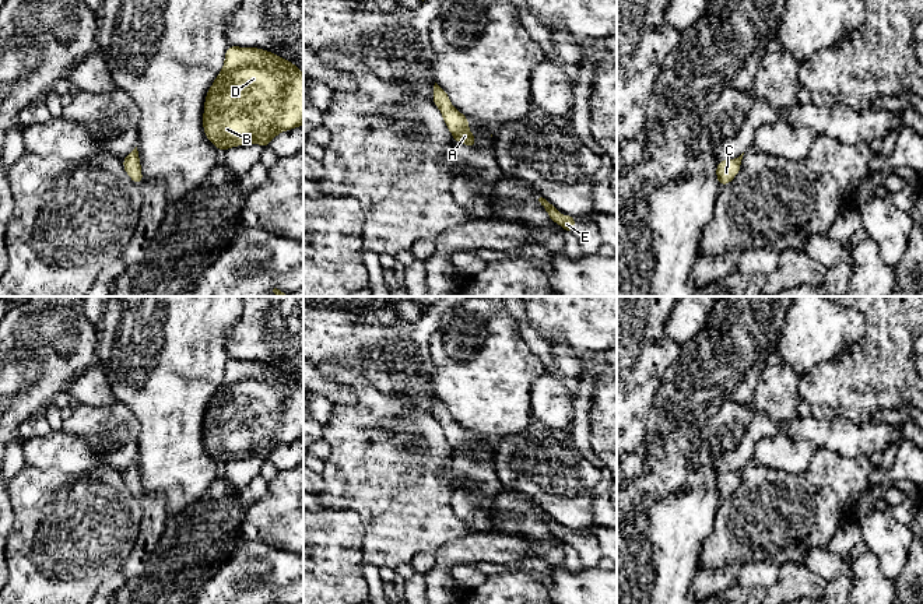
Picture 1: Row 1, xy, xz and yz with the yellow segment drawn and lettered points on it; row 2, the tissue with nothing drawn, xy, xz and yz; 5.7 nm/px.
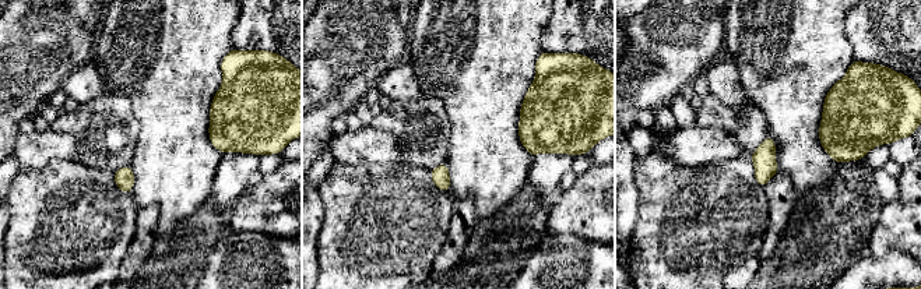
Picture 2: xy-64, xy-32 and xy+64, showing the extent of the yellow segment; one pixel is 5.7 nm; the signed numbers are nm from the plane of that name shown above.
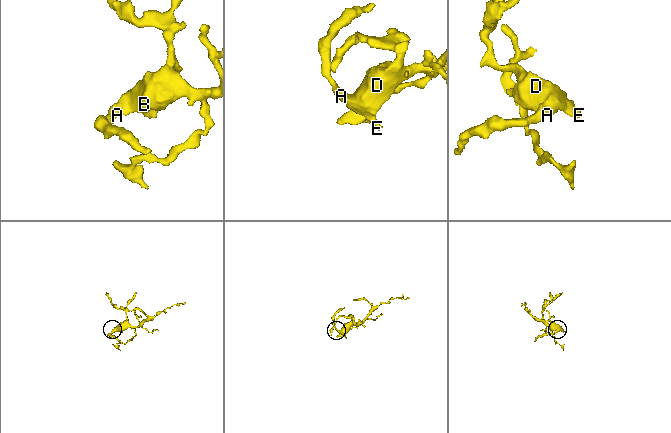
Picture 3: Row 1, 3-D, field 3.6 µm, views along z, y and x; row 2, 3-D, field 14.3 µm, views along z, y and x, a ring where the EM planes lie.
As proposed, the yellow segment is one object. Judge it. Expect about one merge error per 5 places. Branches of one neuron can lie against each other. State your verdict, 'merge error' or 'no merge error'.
no merge error

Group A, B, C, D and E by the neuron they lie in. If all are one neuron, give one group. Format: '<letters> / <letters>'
A B C D E

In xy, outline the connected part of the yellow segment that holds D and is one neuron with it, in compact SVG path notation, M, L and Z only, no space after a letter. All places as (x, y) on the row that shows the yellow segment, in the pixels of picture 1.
M231 45L204 101L203 127L208 141L220 151L253 143L267 147L281 131L302 124L303 73L271 52Z

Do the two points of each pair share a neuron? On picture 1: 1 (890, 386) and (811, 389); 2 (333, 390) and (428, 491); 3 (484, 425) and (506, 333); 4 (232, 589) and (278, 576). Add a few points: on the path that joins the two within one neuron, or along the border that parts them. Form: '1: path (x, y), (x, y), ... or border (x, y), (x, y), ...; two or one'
1: path (870, 386), (831, 386); one
2: border (329, 378), (346, 383), (354, 392), (353, 407); two
3: path (484, 403), (484, 355); one
4: path (244, 587), (267, 582); one

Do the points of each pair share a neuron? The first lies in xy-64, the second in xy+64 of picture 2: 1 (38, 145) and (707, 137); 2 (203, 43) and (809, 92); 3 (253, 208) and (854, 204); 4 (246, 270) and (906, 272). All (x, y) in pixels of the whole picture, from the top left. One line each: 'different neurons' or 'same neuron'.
1: same neuron
2: same neuron
3: different neurons
4: same neuron

